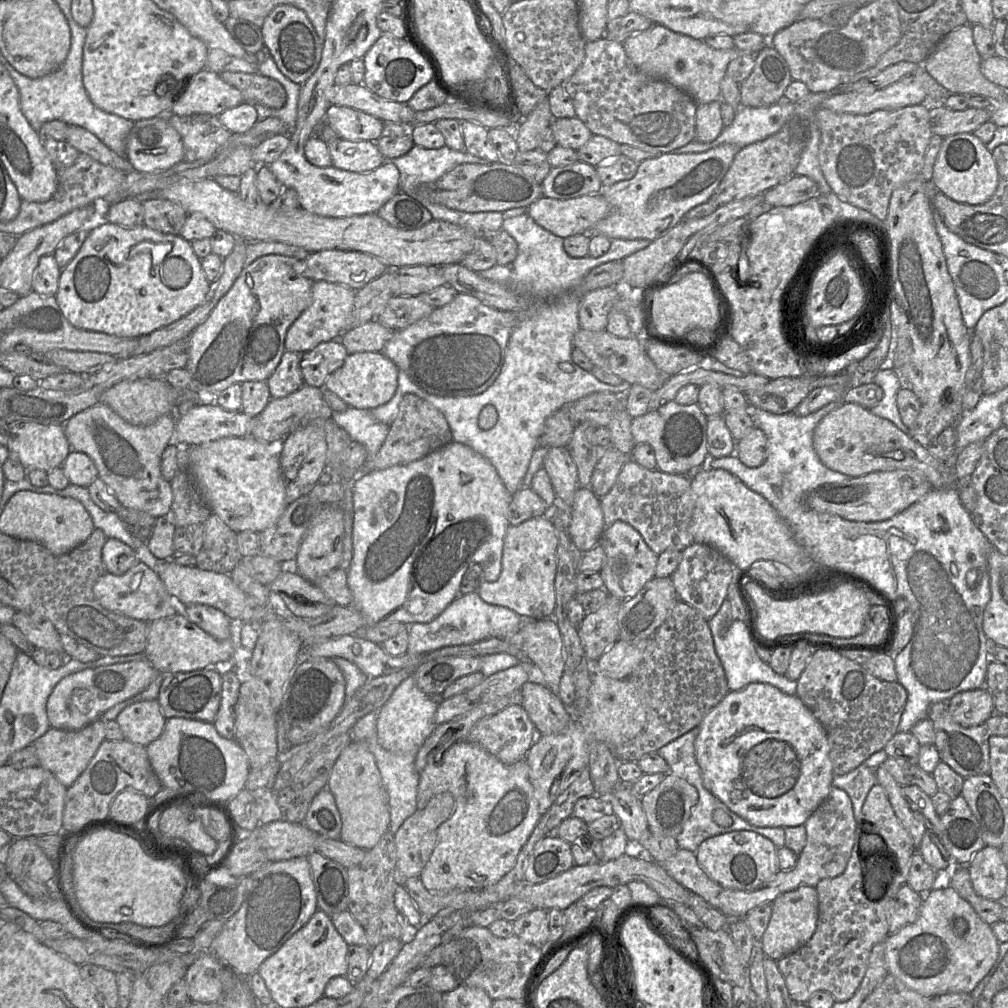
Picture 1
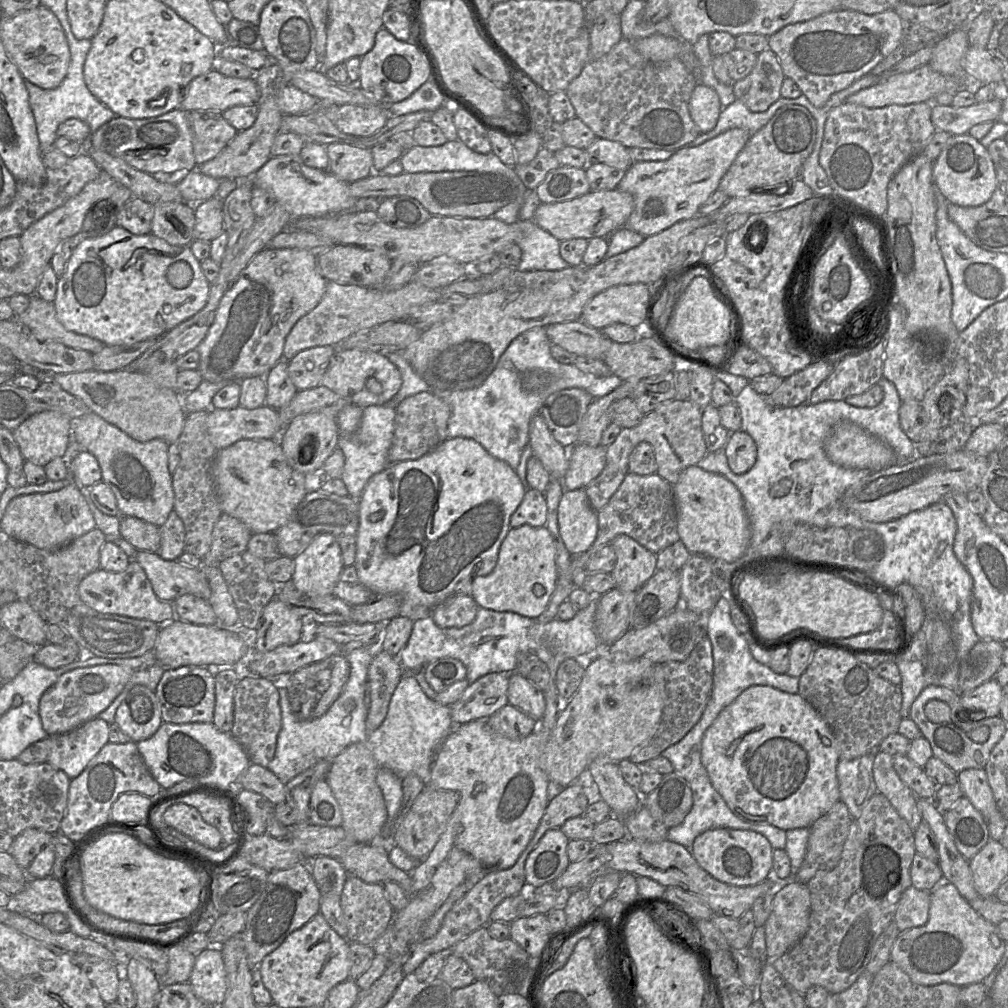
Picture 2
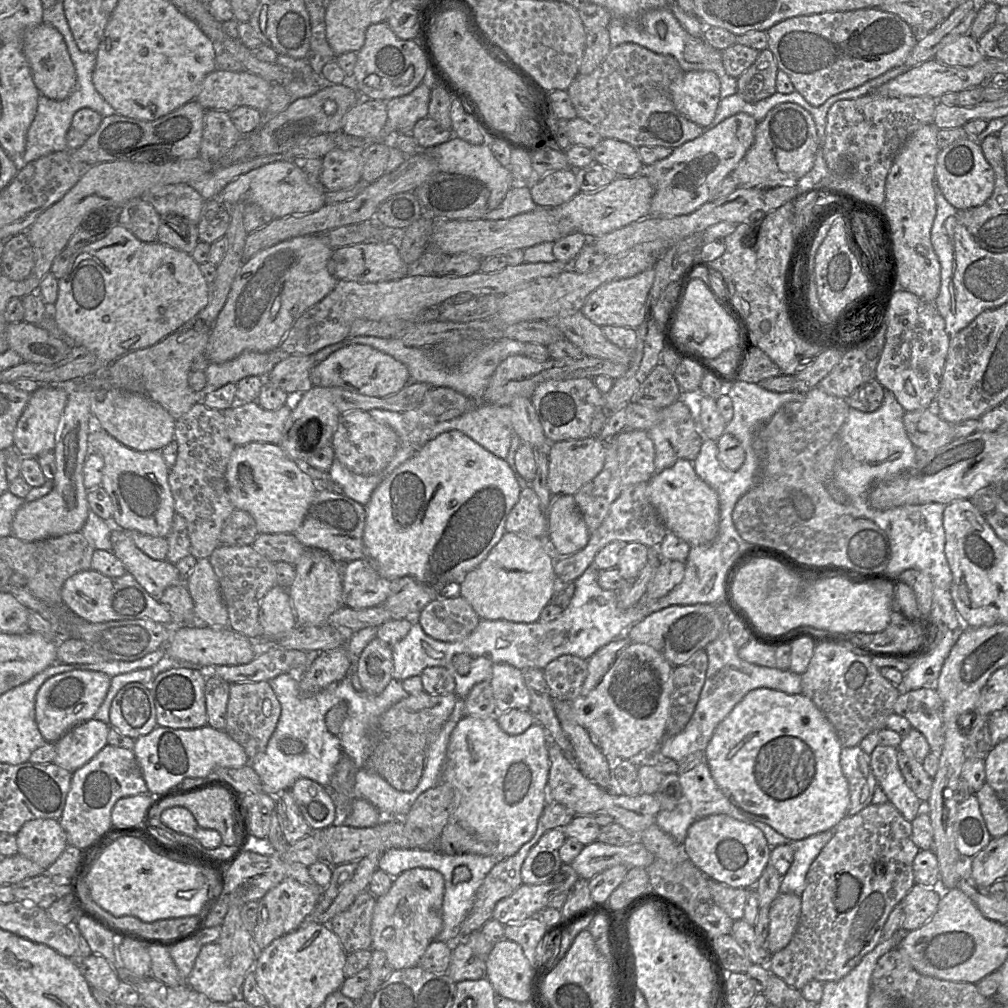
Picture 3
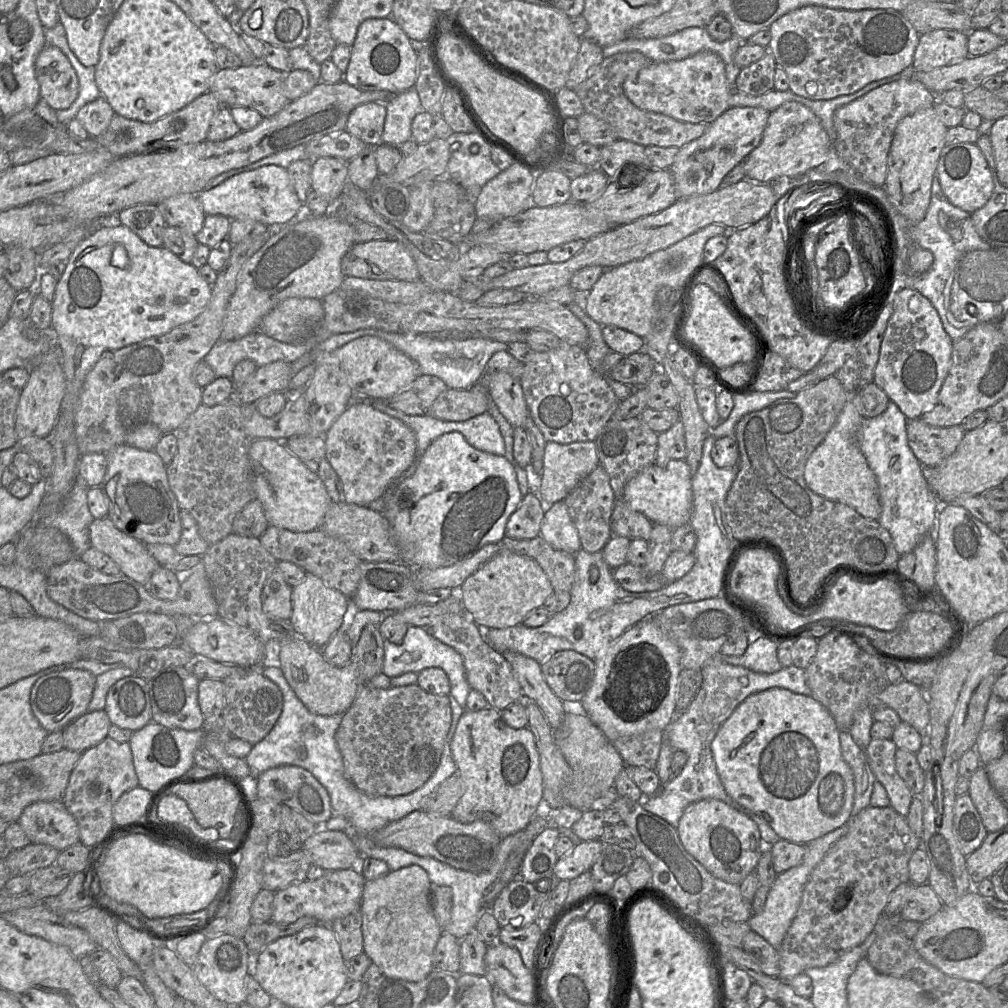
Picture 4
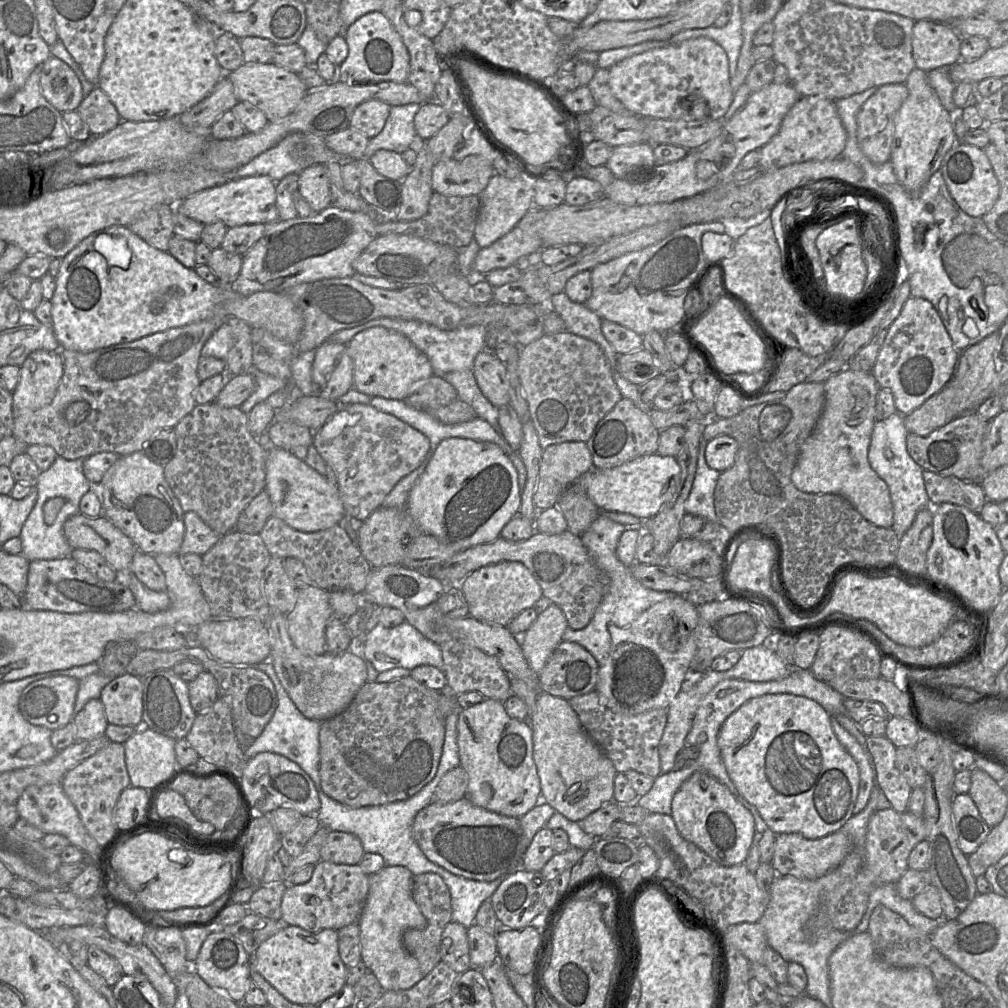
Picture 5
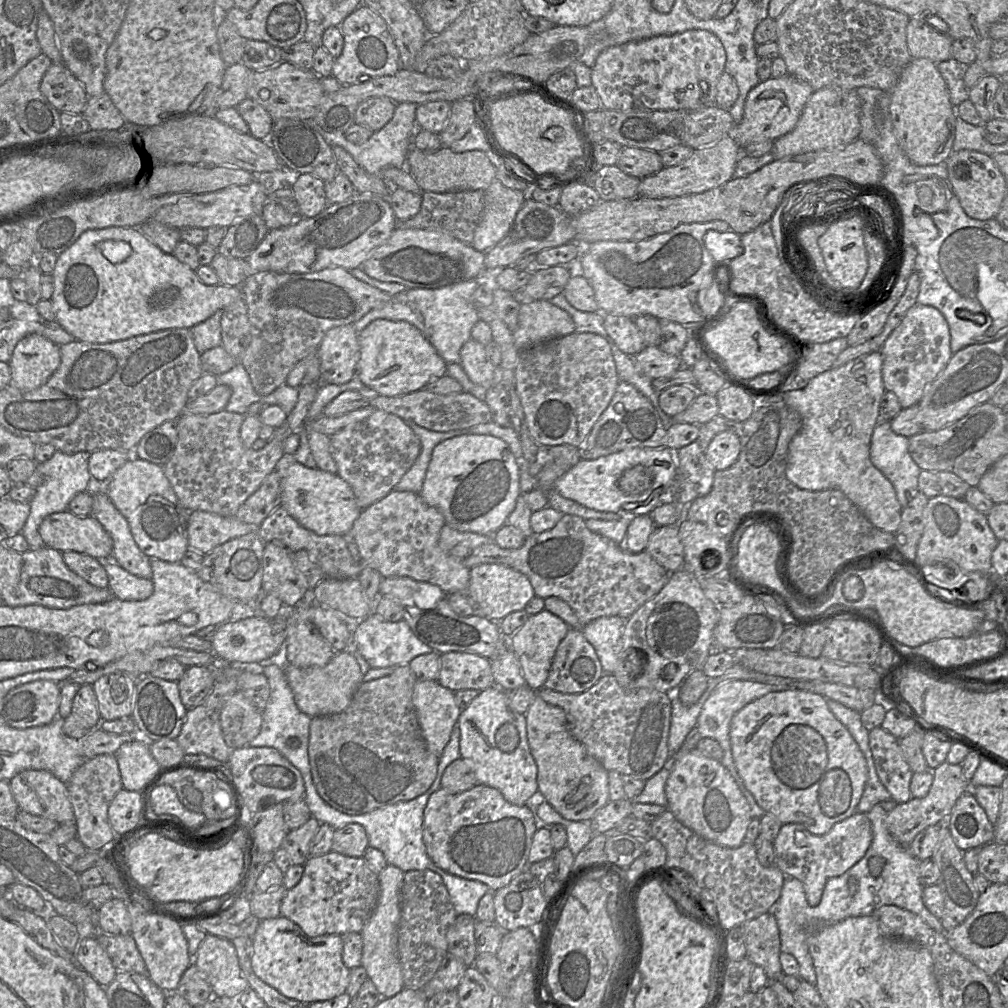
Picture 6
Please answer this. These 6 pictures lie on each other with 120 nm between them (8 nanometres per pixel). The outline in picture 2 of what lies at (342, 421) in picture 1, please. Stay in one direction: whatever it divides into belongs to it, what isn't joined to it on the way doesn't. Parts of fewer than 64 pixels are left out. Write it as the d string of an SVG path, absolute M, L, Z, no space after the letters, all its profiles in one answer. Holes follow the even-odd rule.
M368 406L363 408L363 416L358 429L351 435L343 435L339 430L337 448L345 457L344 469L340 479L344 482L348 495L359 499L369 479L382 472L390 464L388 452L394 434L396 407Z

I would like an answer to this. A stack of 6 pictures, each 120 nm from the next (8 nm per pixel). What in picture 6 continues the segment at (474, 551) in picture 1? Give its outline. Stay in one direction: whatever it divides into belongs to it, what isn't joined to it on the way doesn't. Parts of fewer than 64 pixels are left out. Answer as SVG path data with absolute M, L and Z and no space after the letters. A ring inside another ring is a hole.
M464 434L435 446L420 496L443 515L446 525L462 532L491 535L507 523L520 491L520 464L505 441L485 434Z

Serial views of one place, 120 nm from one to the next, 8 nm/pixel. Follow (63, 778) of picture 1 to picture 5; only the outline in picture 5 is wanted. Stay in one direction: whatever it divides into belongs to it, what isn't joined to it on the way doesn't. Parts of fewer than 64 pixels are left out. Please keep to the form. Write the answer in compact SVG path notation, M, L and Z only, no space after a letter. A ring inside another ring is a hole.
M100 699L89 700L83 709L74 715L77 741L92 740L105 736L108 722Z

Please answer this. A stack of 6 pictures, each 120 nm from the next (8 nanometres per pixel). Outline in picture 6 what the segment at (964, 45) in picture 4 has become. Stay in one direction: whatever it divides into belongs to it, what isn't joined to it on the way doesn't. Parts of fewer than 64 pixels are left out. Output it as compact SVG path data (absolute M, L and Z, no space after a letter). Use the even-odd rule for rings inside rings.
M923 11L909 18L906 27L906 42L909 53L912 58L927 58L934 63L939 63L952 58L951 46L952 40L947 34L935 30L931 23L933 20L926 20L930 12Z

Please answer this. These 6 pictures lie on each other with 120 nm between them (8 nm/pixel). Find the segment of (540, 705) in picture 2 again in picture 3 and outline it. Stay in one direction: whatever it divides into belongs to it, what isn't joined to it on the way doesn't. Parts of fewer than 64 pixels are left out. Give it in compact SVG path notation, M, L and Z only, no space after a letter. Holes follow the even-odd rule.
M505 663L494 664L489 679L497 713L510 709L527 709L530 695L522 670Z

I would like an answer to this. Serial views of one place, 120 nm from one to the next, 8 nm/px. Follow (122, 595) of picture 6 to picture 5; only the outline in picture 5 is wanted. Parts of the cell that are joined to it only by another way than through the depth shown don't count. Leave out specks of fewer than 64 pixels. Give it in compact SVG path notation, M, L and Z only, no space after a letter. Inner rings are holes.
M130 570L117 571L116 581L128 587L135 597L136 608L157 613L169 608L170 600L166 591L154 591L145 586Z

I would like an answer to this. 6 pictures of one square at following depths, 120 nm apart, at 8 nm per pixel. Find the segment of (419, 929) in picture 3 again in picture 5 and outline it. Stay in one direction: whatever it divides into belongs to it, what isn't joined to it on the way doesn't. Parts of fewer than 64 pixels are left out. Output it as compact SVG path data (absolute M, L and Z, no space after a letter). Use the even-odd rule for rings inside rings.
M387 865L369 878L367 899L358 921L361 959L375 974L384 991L410 989L424 977L418 960L402 943L405 930L425 929L427 926L427 920L413 898L413 878L408 868Z

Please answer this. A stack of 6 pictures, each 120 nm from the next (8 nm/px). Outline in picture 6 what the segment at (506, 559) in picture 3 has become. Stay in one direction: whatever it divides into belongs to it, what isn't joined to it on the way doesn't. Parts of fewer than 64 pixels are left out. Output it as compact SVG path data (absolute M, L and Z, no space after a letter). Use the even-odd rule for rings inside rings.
M480 564L470 569L467 597L474 605L474 614L500 622L510 613L524 610L535 596L529 579L517 570L500 564Z

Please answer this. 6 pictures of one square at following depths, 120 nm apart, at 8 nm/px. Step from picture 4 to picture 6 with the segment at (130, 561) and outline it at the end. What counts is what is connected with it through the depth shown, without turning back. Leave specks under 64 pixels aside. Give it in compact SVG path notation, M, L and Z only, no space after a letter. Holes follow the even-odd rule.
M68 510L50 514L42 521L39 534L46 546L62 553L71 550L112 560L112 538L91 515L80 517Z

